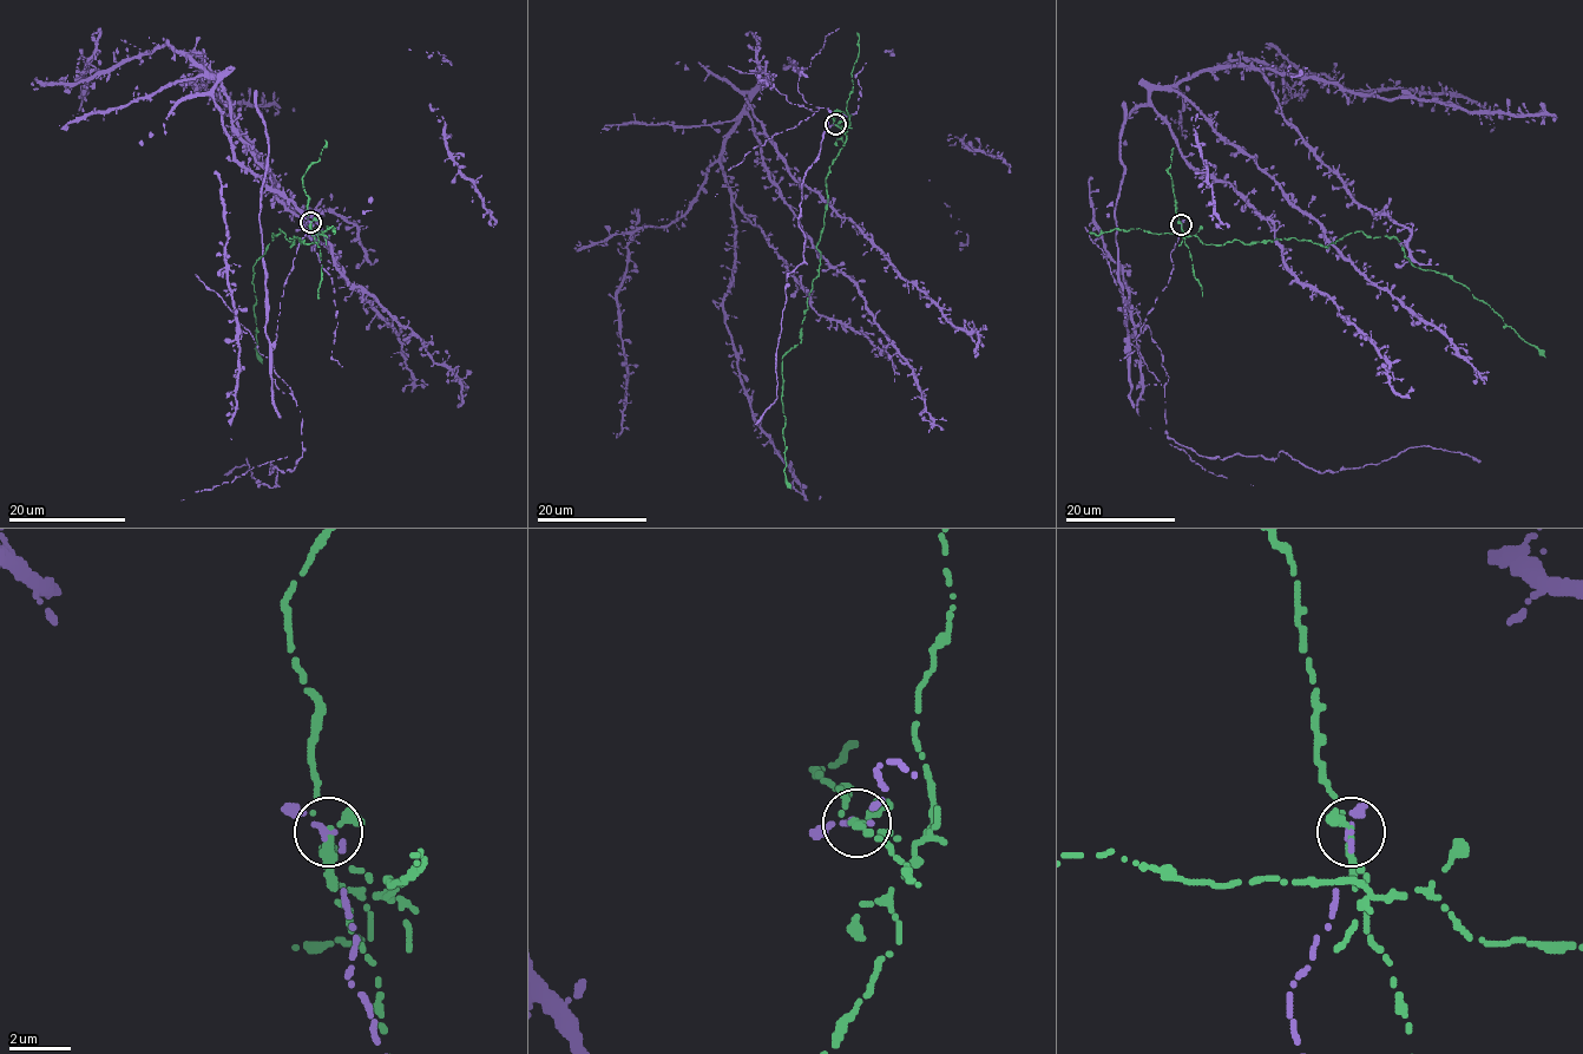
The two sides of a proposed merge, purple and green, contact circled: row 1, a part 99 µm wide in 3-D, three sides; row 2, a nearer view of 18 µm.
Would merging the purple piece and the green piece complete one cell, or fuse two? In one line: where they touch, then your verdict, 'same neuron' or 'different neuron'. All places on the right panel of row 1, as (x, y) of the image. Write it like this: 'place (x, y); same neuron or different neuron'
place (1181, 224); different neuron

